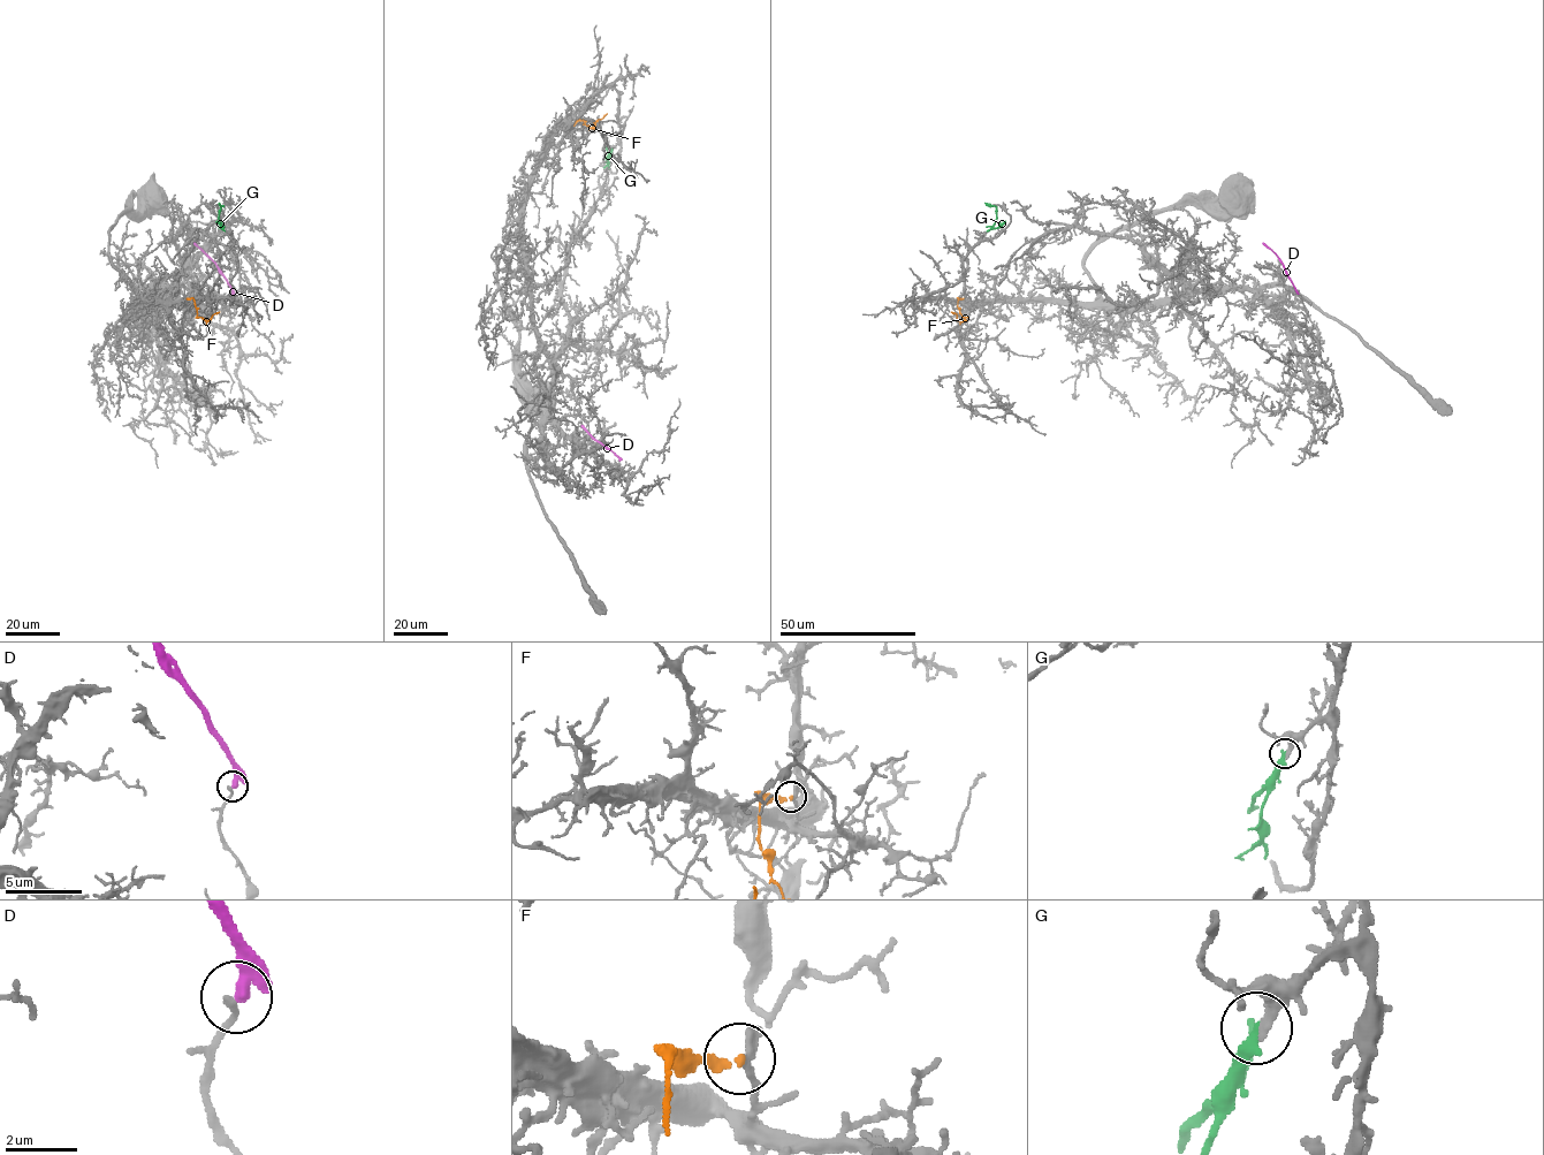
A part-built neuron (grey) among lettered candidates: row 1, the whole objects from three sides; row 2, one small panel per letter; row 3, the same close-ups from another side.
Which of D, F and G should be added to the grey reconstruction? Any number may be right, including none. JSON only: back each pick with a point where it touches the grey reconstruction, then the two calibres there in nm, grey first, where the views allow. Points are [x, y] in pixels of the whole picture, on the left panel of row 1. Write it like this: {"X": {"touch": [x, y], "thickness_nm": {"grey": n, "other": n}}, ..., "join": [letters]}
{"G": {"touch": [225, 230], "thickness_nm": {"grey": 240, "other": 260}}, "join": ["G"]}

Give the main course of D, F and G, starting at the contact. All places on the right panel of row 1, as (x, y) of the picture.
D: (1298, 293), (1280, 259), (1262, 243)
F: (963, 298), (957, 299), (963, 321), (951, 312)
G: (987, 232), (994, 225), (996, 211), (985, 203)

